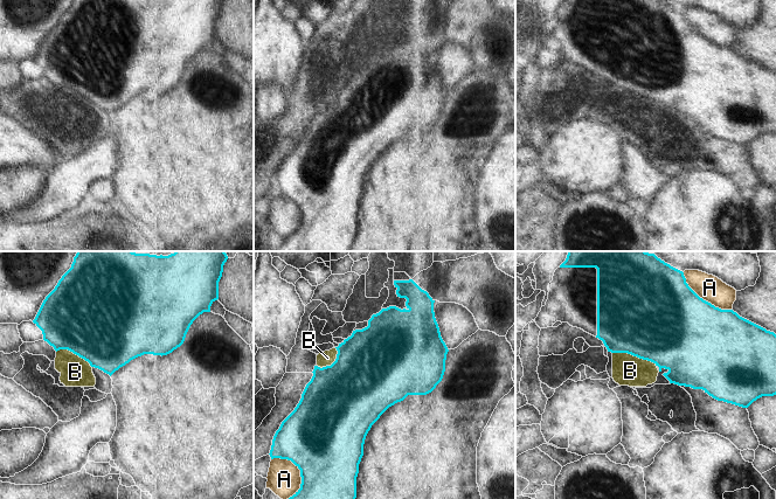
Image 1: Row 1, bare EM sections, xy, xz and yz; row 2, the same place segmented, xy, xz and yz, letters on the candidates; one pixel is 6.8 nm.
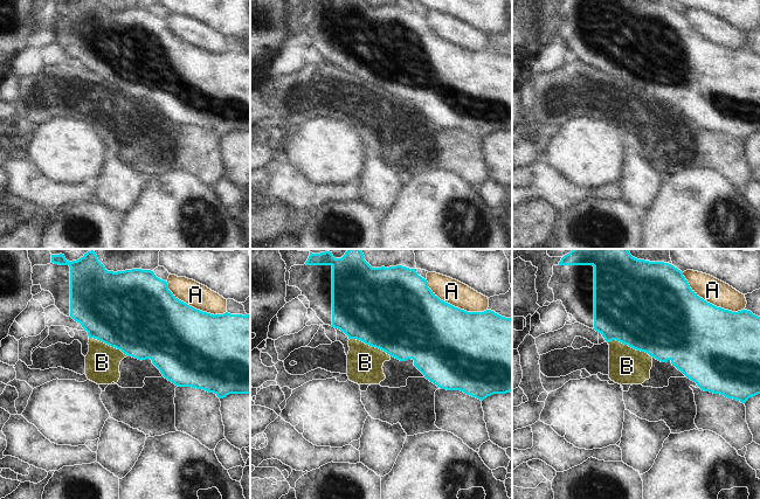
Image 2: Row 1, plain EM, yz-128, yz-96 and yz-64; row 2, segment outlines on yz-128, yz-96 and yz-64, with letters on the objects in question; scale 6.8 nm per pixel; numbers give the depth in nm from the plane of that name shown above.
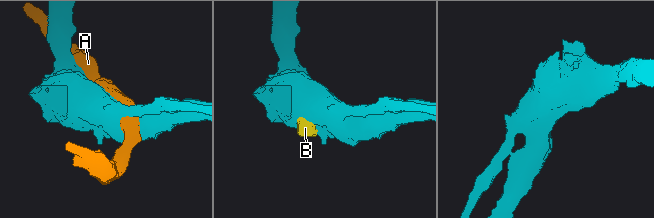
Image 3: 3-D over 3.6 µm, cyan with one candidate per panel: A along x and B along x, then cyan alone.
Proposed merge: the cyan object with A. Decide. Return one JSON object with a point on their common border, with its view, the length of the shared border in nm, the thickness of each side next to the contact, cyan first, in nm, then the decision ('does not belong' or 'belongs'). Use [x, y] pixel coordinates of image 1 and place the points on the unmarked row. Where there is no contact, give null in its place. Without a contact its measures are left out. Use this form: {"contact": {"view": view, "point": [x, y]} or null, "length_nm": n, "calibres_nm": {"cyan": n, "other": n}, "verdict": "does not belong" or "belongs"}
{"contact": {"view": "xz", "point": [300, 212]}, "length_nm": 320, "calibres_nm": {"cyan": 480, "other": 220}, "verdict": "does not belong"}

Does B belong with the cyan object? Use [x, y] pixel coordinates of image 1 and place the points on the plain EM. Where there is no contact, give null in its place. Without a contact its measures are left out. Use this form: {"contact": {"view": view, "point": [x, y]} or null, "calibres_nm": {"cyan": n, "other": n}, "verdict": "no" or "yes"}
{"contact": {"view": "yz", "point": [635, 94]}, "calibres_nm": {"cyan": 500, "other": 220}, "verdict": "yes"}

